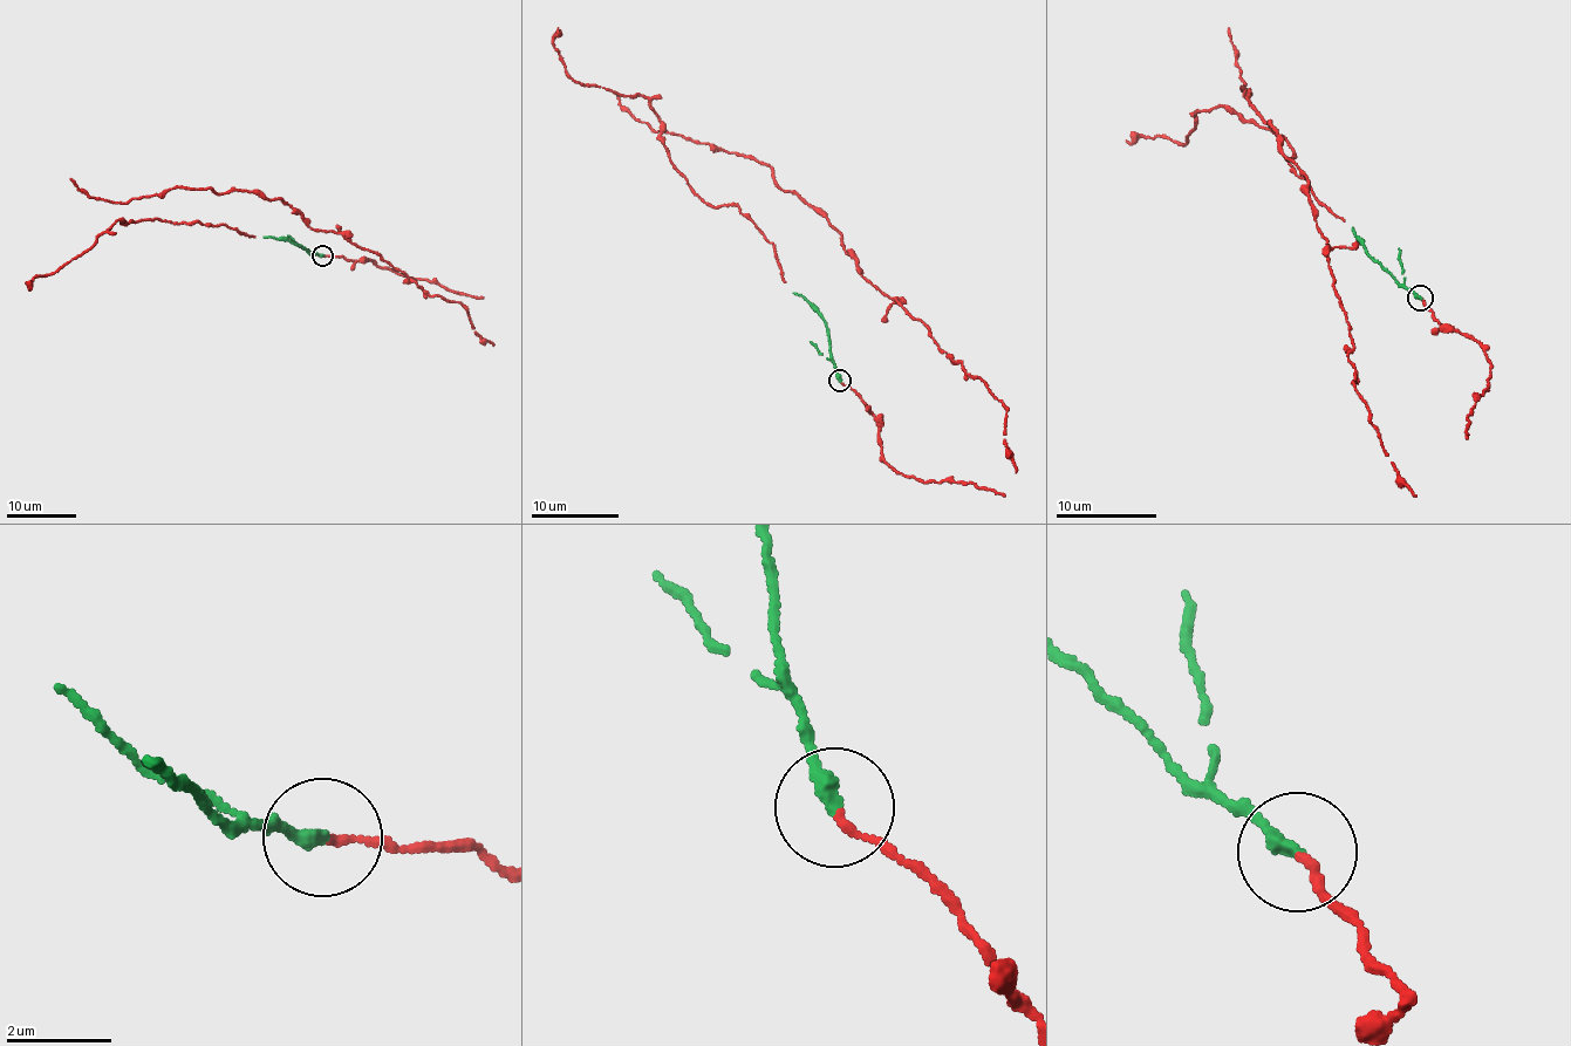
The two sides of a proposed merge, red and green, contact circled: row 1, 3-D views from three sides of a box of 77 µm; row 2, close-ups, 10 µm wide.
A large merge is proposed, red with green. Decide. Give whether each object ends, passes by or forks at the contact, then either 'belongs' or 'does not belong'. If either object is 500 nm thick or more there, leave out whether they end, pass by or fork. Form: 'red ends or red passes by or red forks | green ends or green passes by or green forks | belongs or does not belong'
red ends | green ends | belongs

